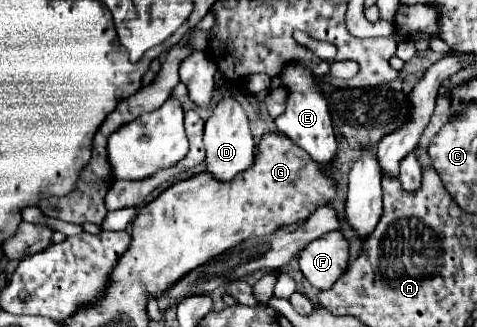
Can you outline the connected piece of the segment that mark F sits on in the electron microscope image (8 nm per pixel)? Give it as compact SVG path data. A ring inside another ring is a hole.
M338 230L312 240L298 252L302 274L318 290L328 290L344 274L348 258L348 242Z

